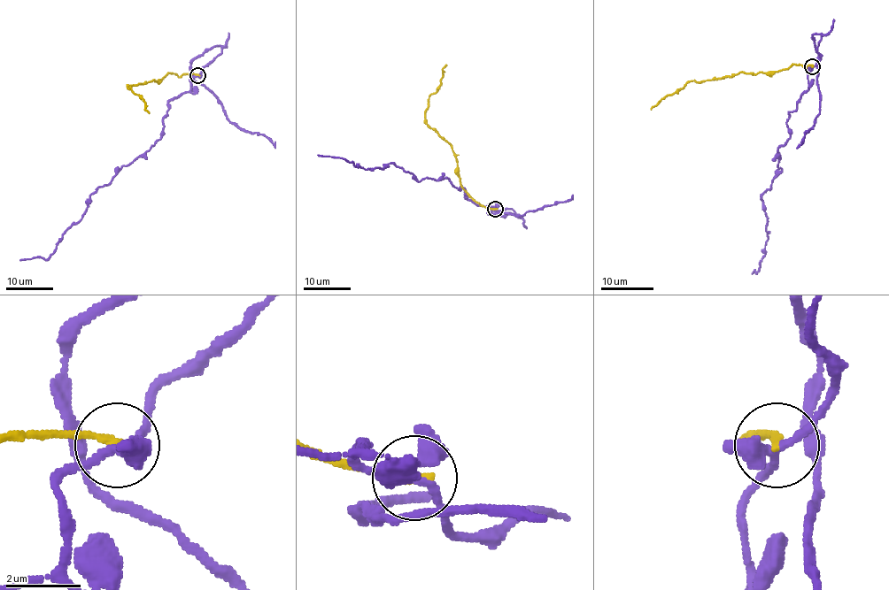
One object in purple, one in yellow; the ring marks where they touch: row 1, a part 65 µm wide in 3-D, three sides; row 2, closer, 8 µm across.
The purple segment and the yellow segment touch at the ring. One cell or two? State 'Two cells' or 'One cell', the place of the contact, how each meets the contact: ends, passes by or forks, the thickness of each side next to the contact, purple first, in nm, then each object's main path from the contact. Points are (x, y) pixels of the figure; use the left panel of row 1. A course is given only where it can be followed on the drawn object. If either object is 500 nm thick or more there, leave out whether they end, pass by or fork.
Two cells. Place: (197, 75). At the ring purple forks. At the ring yellow ends. Thickness 240 nm (purple) against 220 nm. Course of purple: (197, 74), (189, 91), (167, 103), (161, 137), (89, 195), (82, 217), (50, 255), (20, 261). Course of yellow: (197, 74), (167, 73), (158, 81), (128, 85), (127, 88), (144, 101), (149, 113)

